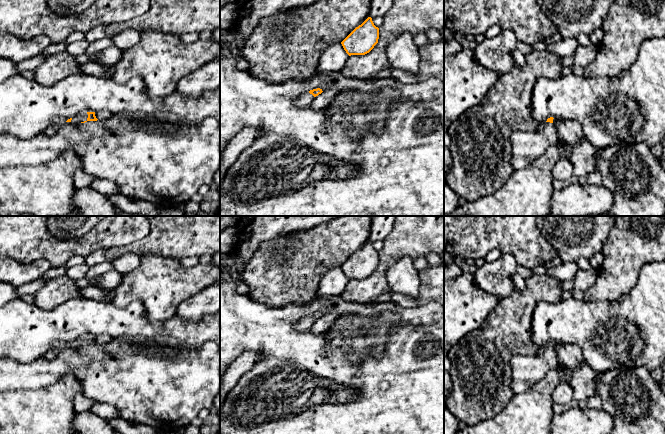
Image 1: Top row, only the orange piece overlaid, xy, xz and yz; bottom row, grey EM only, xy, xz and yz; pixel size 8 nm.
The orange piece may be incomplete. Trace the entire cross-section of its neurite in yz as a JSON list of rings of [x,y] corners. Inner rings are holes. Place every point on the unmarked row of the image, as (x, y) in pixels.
[[[550,341],[546,346],[553,347],[559,361],[571,370],[586,362],[581,349],[576,345]]]

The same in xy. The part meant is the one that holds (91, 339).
[[[83,336],[77,340],[68,343],[66,346],[72,347],[85,347],[87,345],[97,345],[98,343],[95,340],[95,336]]]

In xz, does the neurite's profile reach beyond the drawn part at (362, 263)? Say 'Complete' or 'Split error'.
Complete

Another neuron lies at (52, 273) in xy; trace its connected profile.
[[[62,266],[62,267],[51,267],[49,270],[47,270],[44,274],[43,274],[43,278],[45,280],[51,280],[60,276],[64,276],[67,273],[67,267]]]

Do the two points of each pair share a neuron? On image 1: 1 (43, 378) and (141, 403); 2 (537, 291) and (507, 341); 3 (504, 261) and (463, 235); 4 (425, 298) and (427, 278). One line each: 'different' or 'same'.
1: same
2: same
3: different
4: same

